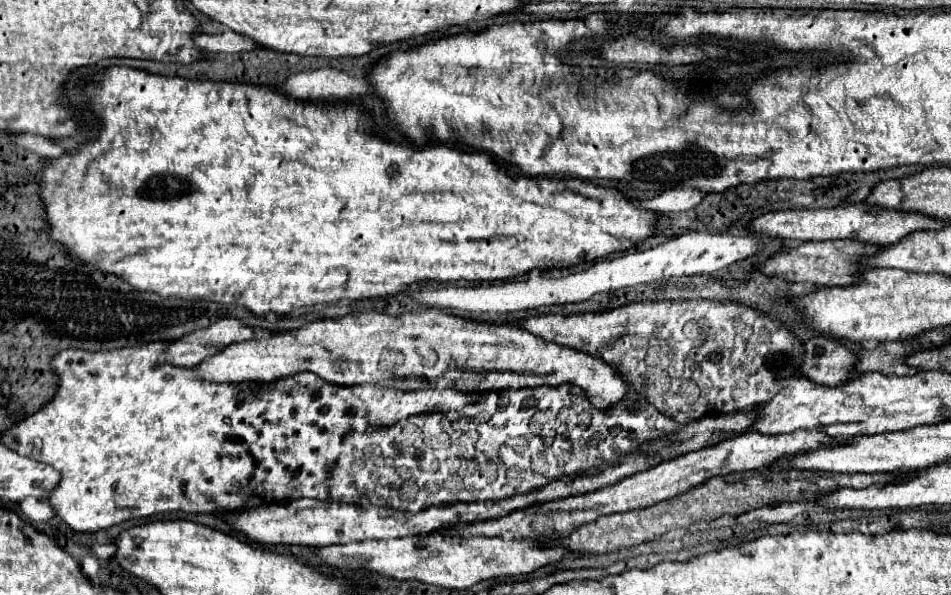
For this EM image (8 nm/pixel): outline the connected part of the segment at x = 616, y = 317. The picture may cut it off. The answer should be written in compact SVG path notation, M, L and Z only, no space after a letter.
M645 301L631 303L605 313L579 313L579 315L531 315L517 321L519 327L533 331L533 335L569 345L573 349L599 355L611 365L623 369L625 377L633 379L637 391L665 415L687 425L703 415L731 413L755 403L763 403L773 395L773 381L777 377L801 375L801 341L789 331L775 323L767 315L759 315L753 309L735 303L713 303L713 301Z

